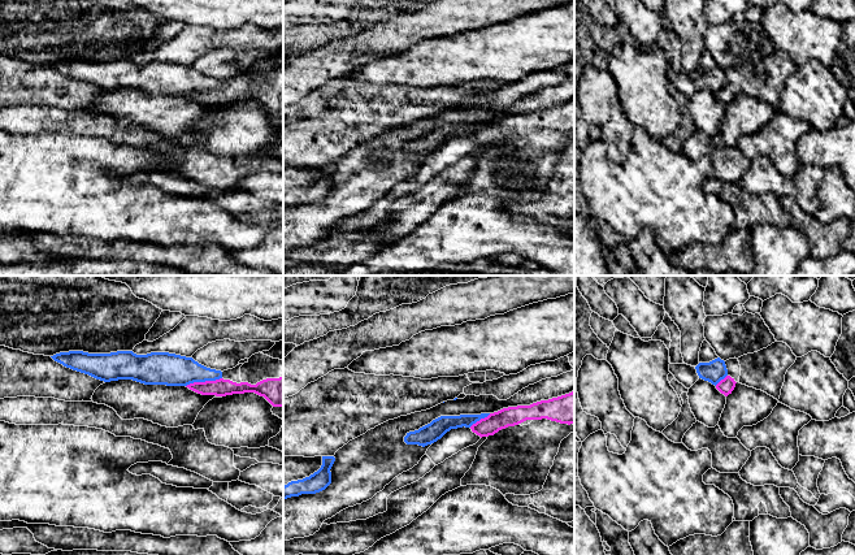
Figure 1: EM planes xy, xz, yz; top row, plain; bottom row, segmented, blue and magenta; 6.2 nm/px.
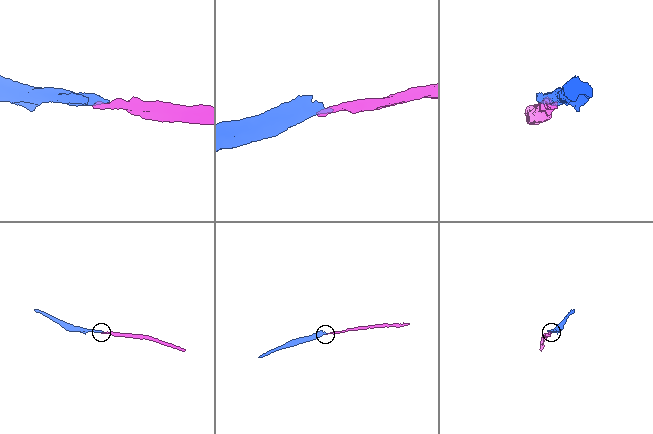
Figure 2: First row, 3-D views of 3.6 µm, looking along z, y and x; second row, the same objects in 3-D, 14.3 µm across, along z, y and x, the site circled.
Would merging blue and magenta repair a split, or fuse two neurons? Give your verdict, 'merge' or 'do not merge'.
do not merge

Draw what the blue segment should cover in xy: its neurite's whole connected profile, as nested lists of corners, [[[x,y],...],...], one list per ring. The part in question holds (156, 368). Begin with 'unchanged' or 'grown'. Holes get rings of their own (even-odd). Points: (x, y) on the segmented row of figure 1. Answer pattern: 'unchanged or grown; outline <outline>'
unchanged; outline [[[69,351],[51,357],[66,368],[104,382],[133,380],[144,385],[187,386],[222,378],[221,370],[207,368],[192,357],[169,352],[136,355],[133,351],[110,354]]]

